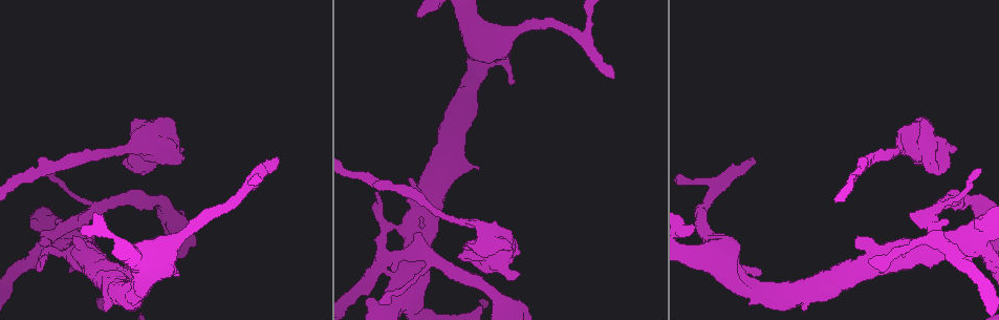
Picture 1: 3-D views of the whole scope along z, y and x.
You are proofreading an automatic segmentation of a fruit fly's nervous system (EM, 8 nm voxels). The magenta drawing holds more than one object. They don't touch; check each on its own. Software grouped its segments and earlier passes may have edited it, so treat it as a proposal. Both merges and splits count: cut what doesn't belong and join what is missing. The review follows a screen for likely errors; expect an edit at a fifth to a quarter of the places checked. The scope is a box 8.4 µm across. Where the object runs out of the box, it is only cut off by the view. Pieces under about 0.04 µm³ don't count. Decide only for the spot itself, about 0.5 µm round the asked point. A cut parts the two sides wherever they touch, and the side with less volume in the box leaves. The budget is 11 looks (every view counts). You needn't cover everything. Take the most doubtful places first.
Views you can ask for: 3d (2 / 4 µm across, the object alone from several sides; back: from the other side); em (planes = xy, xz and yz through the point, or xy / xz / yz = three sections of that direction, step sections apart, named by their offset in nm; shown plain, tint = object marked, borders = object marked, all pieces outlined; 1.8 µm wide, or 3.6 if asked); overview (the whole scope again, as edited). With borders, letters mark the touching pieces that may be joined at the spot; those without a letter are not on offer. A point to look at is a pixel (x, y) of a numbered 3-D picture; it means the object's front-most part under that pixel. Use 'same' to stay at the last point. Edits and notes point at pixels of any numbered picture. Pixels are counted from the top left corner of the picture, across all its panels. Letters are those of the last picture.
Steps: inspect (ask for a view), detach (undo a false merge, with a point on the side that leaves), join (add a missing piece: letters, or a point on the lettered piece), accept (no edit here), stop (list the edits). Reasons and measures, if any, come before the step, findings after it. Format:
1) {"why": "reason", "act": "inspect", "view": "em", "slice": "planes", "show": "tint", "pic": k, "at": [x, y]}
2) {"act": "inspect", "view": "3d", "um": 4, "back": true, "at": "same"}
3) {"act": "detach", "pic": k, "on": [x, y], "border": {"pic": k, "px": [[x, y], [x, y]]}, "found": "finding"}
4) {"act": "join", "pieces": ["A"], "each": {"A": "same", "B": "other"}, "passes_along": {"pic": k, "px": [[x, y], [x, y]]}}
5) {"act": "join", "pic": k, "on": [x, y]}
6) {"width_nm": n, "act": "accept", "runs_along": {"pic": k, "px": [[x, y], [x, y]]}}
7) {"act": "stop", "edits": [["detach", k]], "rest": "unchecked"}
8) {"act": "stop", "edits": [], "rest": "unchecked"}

{"why": "calibre changes", "act": "inspect", "view": "em", "um": 3.6, "slice": "xy", "step": 4, "show": "tint", "pic": 1, "at": [909, 147]}

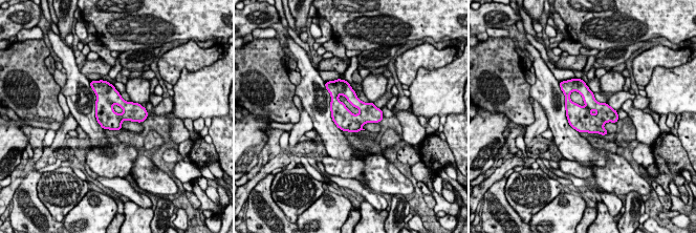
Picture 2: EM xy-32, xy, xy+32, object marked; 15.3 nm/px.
{"why": "cut it another way", "act": "inspect", "view": "em", "um": 3.6, "slice": "planes", "show": "tint", "at": "same"}

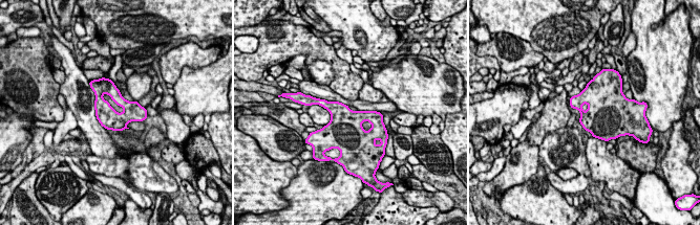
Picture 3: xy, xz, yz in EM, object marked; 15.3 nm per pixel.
{"act": "inspect", "view": "em", "um": 3.6, "slice": "planes", "show": "borders", "at": "same"}

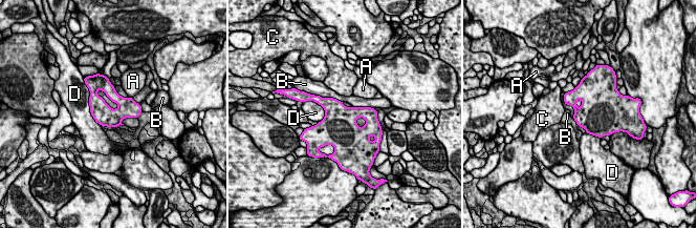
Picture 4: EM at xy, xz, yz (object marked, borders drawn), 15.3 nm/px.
{"act": "accept", "each": {"A": "other", "B": "other", "C": "other", "D": "other"}, "border": {"pic": 4, "px": [[313, 94], [332, 97], [342, 102]]}, "found": "continuous, no second neuron"}

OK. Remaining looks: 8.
{"why": "tapers out", "act": "inspect", "view": "em", "slice": "xy", "step": 4, "show": "borders", "pic": 1, "at": [979, 170]}

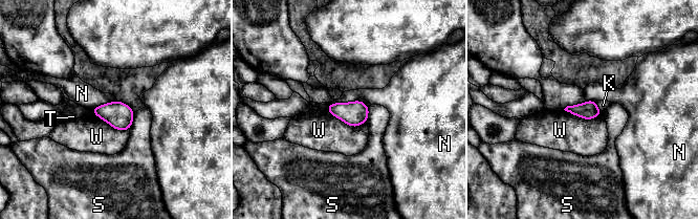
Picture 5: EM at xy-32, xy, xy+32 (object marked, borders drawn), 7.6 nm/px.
{"why": "another direction", "act": "inspect", "view": "em", "slice": "planes", "show": "borders", "at": "same"}

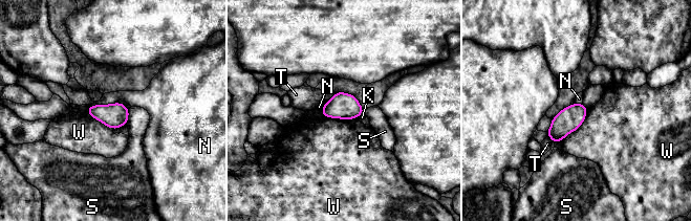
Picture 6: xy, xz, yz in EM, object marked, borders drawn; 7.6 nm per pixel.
{"width_nm": 190, "act": "accept", "each": {"K": "other", "N": "other", "S": "other", "T": "other", "W": "other"}, "border": {"pic": 6, "px": [[587, 109], [582, 124], [555, 144]]}, "found": "no lettered piece goes on from it"}

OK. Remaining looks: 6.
{"why": "branch stops here", "act": "inspect", "view": "3d", "um": 4, "pic": 1, "at": [276, 158]}

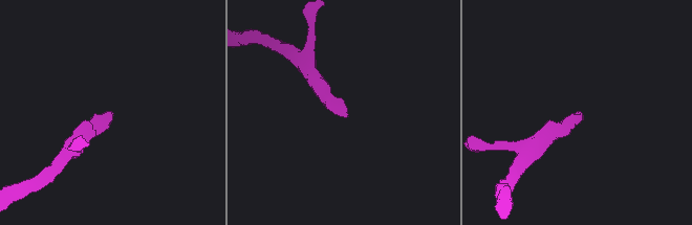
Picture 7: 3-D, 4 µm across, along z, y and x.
{"act": "inspect", "view": "em", "slice": "xy", "step": 8, "show": "borders", "pic": 7, "at": [582, 113]}

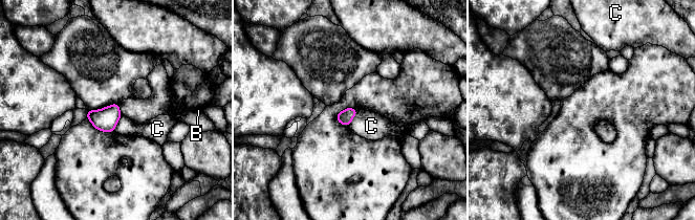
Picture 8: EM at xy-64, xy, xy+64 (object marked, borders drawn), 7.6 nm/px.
{"act": "inspect", "view": "em", "slice": "yz", "step": 16, "show": "borders", "at": "same"}

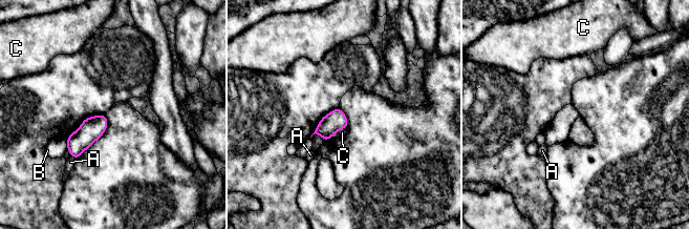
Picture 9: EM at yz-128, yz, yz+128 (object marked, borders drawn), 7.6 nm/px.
{"act": "accept", "each": {"A": "other", "B": "other", "C": "other"}, "found": "no lettered piece goes on from it"}

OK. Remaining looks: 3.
{"why": "an open end", "act": "inspect", "view": "em", "slice": "planes", "show": "borders", "pic": 1, "at": [175, 274]}

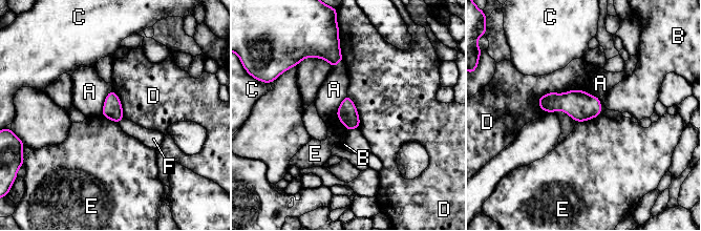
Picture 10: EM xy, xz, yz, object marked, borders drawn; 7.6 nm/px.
{"act": "accept", "each": {"A": "other", "B": "other", "C": "other", "D": "other", "E": "other", "F": "other"}, "border": {"pic": 10, "px": [[600, 113], [576, 122]]}, "found": "none of them fits"}

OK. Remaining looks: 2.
{"act": "stop", "edits": [], "rest": "unchecked"}

